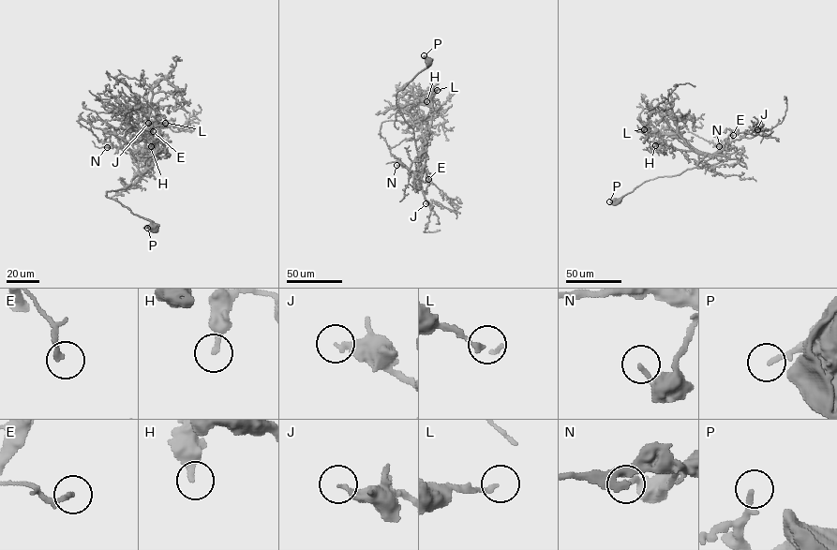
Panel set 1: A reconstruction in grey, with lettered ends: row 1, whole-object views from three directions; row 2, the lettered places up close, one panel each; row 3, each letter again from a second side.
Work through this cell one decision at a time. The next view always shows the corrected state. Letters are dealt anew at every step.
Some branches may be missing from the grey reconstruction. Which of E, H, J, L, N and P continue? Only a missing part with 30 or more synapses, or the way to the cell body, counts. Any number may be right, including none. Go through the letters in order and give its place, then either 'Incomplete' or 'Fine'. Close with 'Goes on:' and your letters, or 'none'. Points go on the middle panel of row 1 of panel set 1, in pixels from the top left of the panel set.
E: Place: (428, 179). Fine
H: Place: (426, 101). Fine
J: Place: (425, 203). Fine
L: Place: (437, 90). Fine
N: Place: (396, 165). Fine
P: Place: (424, 55). Fine
Goes on: none

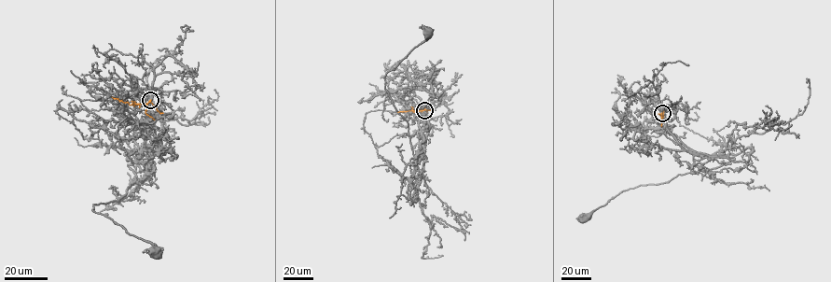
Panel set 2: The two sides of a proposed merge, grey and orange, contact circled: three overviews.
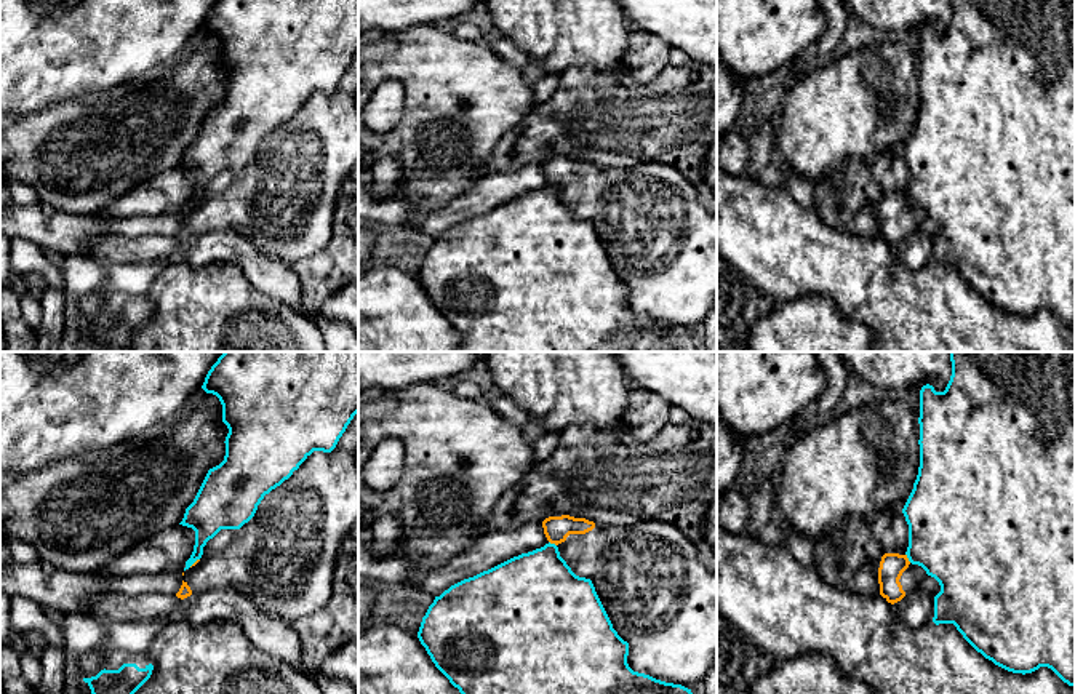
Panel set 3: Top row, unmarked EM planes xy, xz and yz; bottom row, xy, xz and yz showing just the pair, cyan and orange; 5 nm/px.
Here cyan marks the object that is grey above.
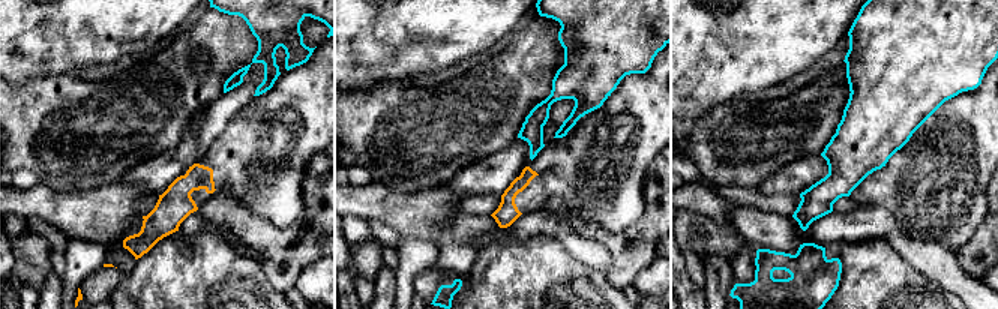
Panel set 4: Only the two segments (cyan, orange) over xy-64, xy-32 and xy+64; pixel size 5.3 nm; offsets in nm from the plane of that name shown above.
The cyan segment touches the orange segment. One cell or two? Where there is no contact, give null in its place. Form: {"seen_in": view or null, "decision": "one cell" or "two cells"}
{"seen_in": "yz", "decision": "two cells"}

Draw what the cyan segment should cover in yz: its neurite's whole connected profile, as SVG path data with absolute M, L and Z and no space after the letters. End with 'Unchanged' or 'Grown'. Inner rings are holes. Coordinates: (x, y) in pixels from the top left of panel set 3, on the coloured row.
M950 352L952 376L944 392L936 392L926 384L920 390L920 467L913 489L902 509L909 524L907 558L912 564L921 566L934 577L941 592L934 596L933 622L953 624L963 638L985 659L1013 673L1032 673L1040 667L1051 668L1064 683L1075 688L1075 352Z. Unchanged

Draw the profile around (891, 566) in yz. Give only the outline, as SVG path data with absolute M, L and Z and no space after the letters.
M885 553L878 568L880 595L891 604L918 588L926 571L912 564L907 555Z

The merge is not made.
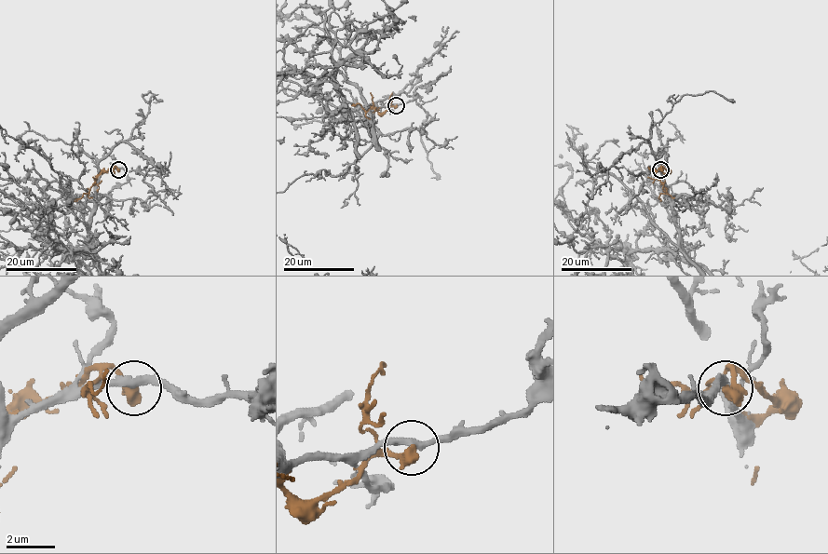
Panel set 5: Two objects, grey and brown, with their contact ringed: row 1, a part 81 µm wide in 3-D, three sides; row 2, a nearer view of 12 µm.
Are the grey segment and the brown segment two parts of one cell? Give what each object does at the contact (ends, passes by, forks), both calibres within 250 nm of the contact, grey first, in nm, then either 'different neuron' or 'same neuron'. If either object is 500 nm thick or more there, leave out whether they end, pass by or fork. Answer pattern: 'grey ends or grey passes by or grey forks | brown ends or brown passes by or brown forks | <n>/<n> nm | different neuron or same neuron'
grey passes by | brown ends | 300/480 nm | different neuron

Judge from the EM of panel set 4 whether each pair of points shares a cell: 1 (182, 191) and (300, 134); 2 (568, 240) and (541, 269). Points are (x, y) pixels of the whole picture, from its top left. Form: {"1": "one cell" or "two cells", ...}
{"1": "one cell", "2": "two cells"}

